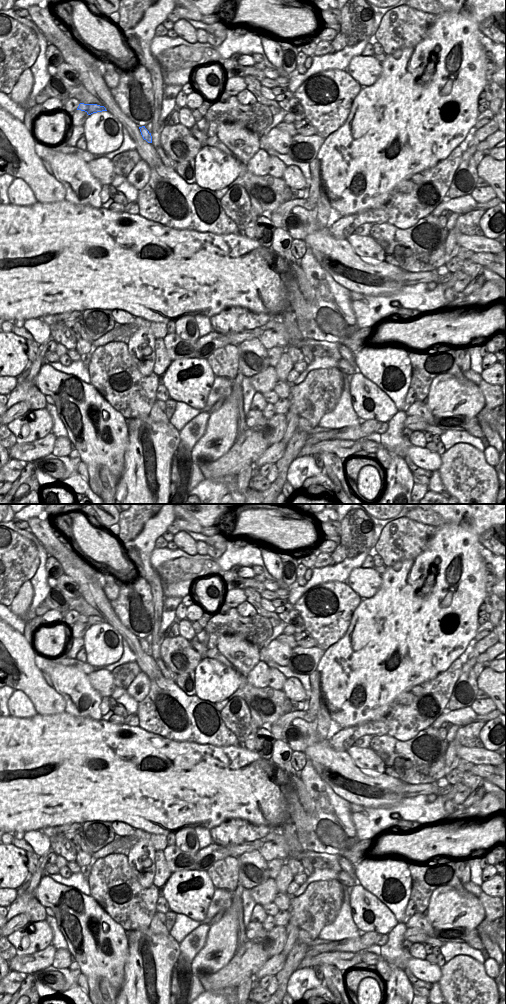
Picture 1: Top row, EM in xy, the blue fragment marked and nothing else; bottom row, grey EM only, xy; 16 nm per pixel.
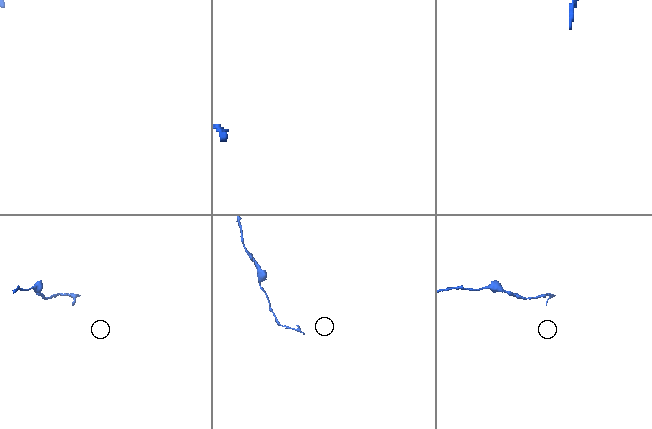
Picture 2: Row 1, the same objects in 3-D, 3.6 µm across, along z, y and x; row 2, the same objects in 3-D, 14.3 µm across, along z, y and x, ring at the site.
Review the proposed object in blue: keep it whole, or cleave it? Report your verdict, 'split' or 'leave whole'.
split

